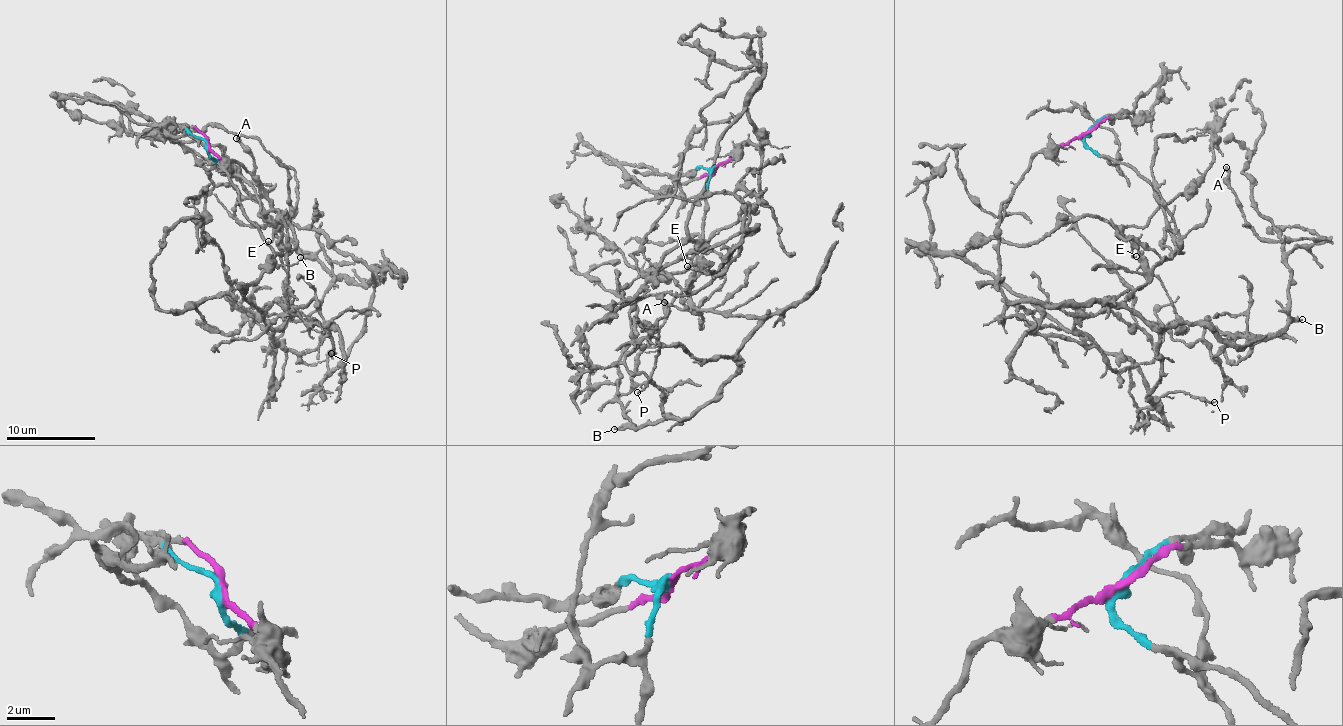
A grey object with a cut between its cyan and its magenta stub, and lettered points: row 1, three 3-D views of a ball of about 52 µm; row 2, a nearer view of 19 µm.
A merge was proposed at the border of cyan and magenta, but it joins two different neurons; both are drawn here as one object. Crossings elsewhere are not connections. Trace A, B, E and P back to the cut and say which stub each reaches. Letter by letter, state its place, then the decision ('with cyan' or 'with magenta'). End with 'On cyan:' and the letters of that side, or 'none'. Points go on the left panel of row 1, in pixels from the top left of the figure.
A: at (236, 138); with cyan
B: at (300, 257); with cyan
E: at (268, 241); with magenta
P: at (331, 353); with cyan
On cyan: A, B, P

